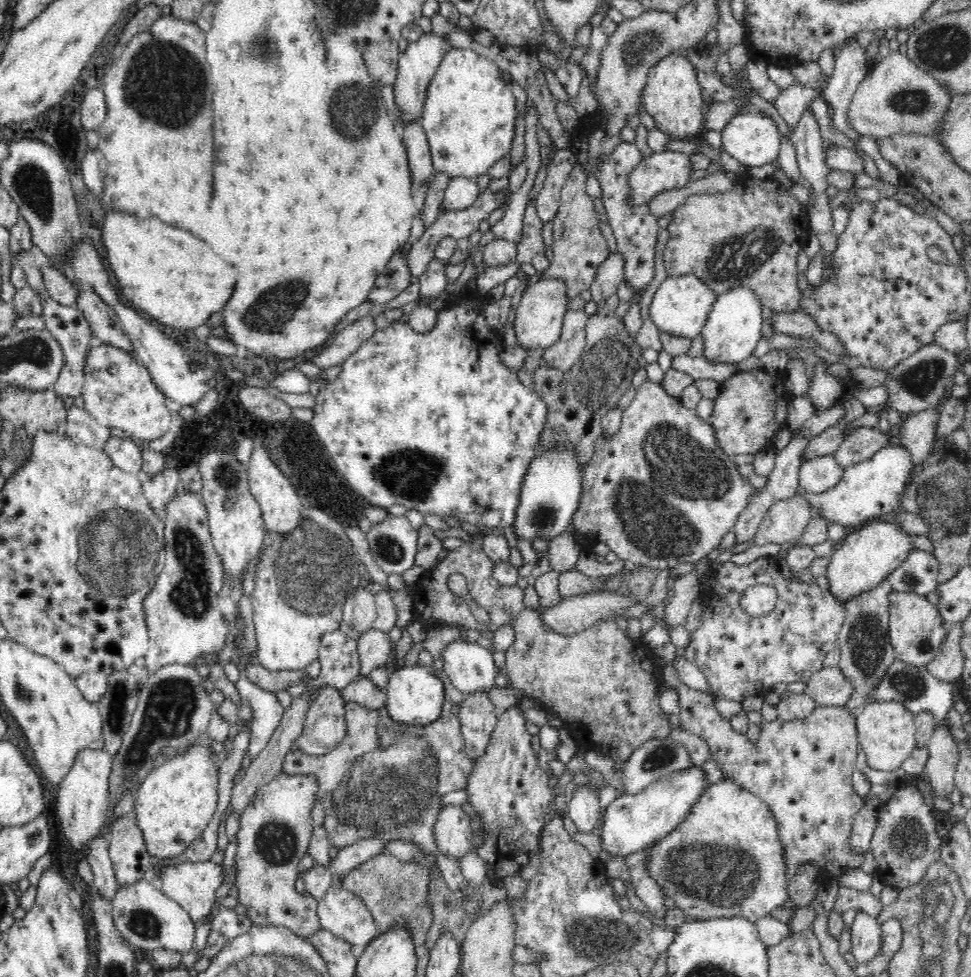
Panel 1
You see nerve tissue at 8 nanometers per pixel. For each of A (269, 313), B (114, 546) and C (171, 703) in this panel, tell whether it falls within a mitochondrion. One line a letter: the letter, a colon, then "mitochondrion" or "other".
A: mitochondrion
B: mitochondrion
C: mitochondrion

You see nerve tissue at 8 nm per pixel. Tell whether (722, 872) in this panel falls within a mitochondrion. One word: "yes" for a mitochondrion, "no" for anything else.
yes

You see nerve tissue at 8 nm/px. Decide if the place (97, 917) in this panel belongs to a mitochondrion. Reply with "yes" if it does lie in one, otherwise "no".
no

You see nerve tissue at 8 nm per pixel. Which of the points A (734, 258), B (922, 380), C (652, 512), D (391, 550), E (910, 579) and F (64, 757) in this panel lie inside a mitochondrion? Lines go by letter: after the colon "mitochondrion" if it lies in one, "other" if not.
A: mitochondrion
B: mitochondrion
C: mitochondrion
D: mitochondrion
E: mitochondrion
F: other

